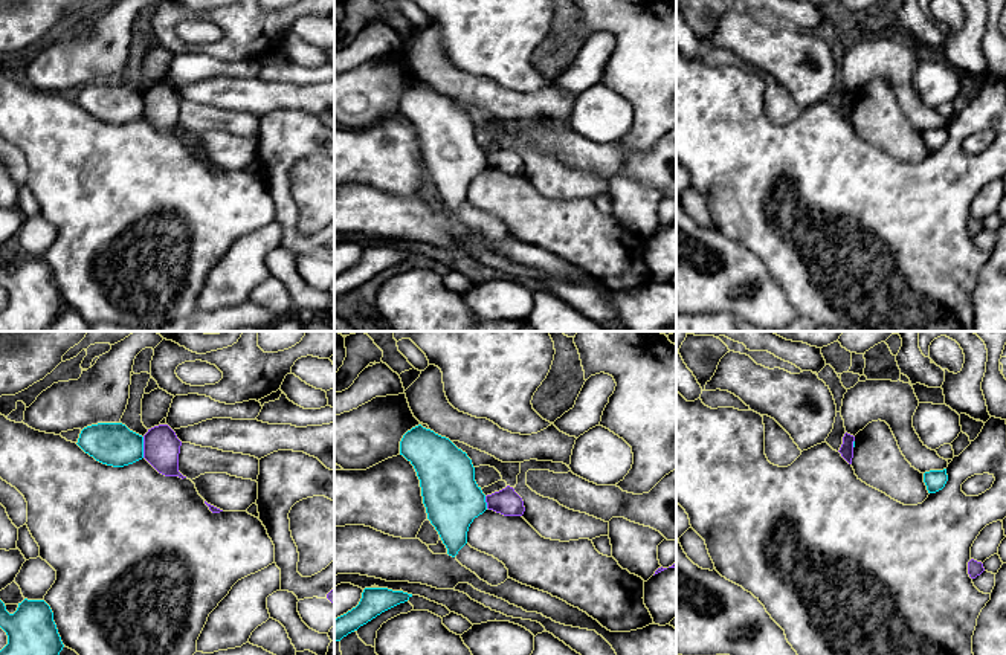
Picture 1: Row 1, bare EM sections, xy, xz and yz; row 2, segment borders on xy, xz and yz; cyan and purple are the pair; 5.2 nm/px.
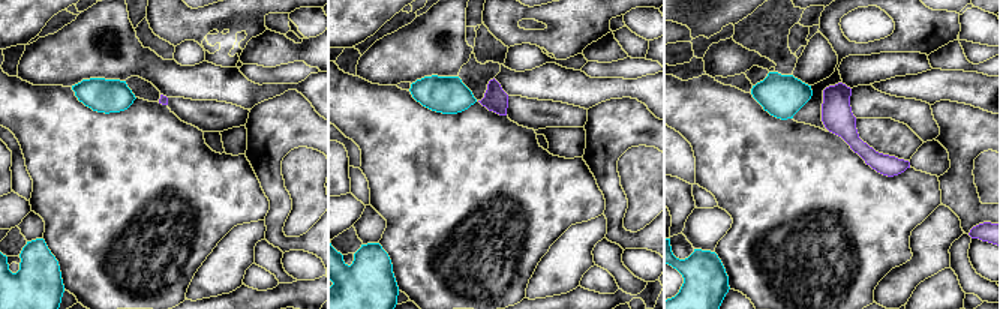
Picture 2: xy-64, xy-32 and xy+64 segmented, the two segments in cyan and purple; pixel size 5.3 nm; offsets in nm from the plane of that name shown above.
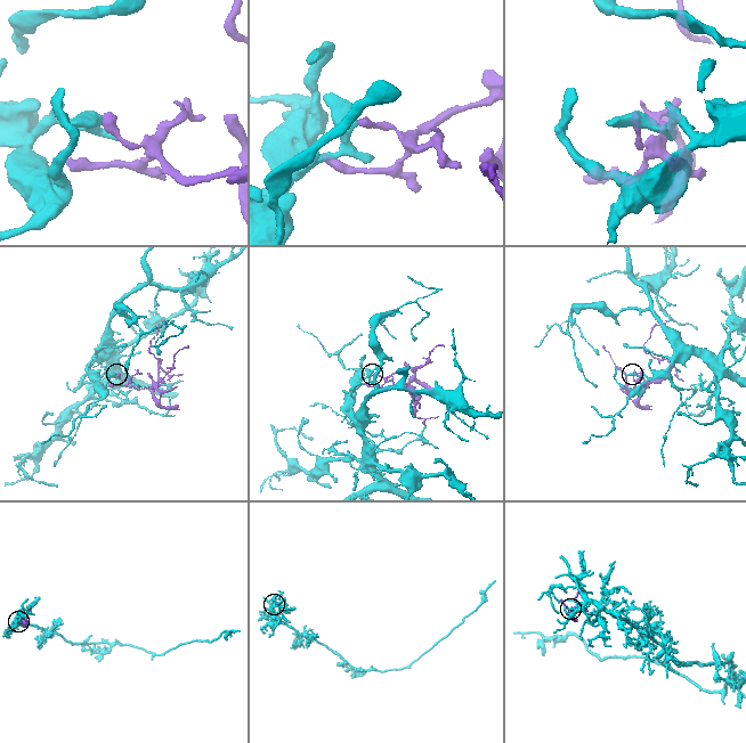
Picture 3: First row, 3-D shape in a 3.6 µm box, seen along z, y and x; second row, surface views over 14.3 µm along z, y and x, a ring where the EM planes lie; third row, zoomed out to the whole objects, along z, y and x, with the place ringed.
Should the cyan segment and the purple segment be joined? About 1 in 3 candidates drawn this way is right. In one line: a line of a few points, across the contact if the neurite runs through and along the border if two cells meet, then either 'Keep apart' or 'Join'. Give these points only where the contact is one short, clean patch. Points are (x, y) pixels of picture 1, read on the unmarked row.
Line: xy (142, 95), (144, 115). Keep apart

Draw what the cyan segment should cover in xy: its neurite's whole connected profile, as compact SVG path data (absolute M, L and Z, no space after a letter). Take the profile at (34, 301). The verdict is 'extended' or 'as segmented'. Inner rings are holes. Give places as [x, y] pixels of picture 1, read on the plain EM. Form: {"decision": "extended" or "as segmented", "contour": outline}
{"decision": "as segmented", "contour": "M24 257L14 272L0 258L0 286L8 293L8 302L0 308L0 331L49 331L64 305L53 270L44 258Z"}

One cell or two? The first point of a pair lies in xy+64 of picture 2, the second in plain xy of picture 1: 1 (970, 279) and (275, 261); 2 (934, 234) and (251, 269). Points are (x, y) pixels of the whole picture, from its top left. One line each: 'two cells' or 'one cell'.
1: one cell
2: one cell

